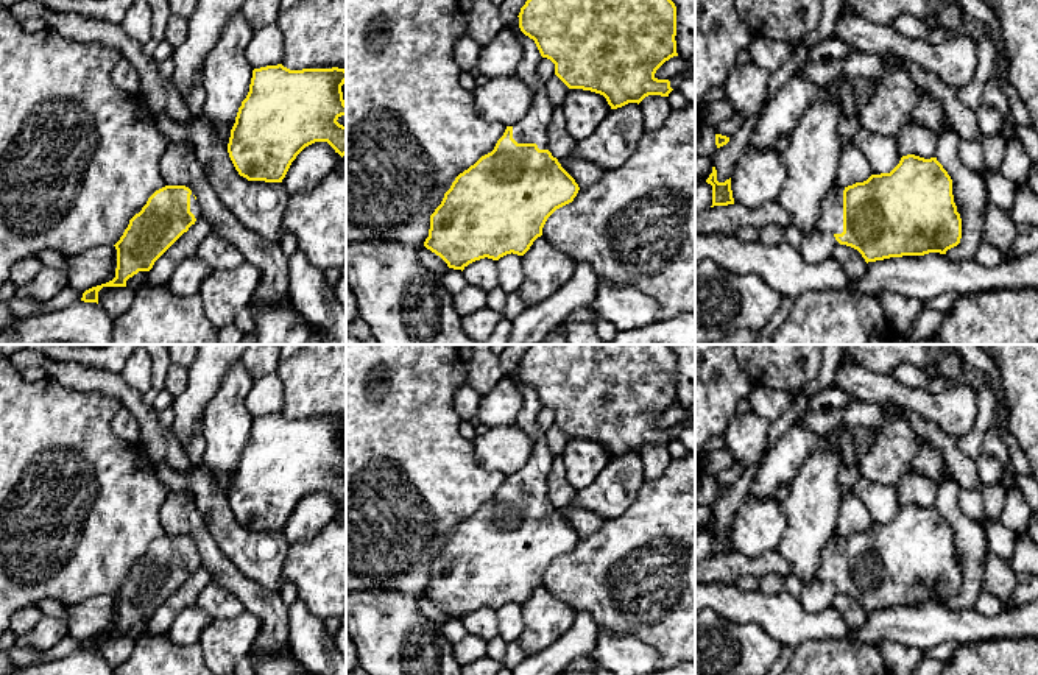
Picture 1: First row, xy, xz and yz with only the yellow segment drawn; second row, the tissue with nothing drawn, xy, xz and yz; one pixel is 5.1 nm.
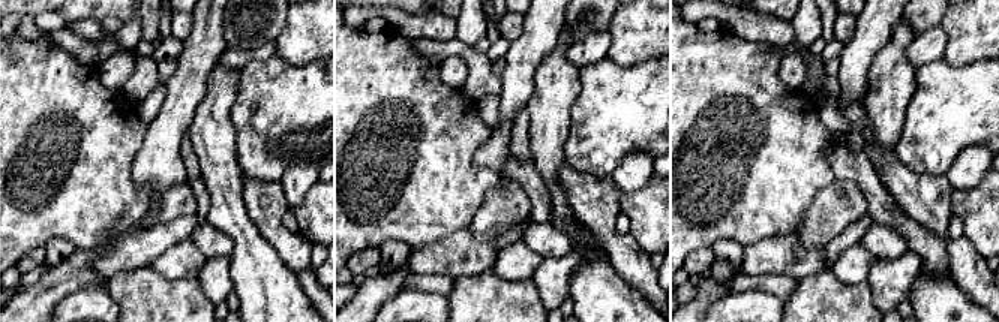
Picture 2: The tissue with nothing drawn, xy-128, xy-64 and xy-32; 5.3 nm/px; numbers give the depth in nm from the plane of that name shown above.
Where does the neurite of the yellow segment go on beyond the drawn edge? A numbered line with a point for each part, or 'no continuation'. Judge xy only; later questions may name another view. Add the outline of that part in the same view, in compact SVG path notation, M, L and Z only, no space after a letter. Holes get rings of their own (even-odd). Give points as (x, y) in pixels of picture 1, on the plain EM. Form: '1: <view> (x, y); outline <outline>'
1: xy (195, 558); outline M193 541L190 544L190 561L195 564L196 571L203 566L203 561L199 558L198 550L193 546Z

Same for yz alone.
1: yz (831, 565); outline M843 535L831 538L821 550L818 578L831 580L832 583L843 581Z

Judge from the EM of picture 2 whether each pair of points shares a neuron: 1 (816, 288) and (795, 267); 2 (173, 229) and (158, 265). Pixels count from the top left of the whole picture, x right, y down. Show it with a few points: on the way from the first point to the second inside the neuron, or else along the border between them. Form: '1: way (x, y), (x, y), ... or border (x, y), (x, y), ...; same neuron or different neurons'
1: border (825, 268), (798, 280); different neurons
2: border (189, 238), (164, 250), (149, 267); different neurons

